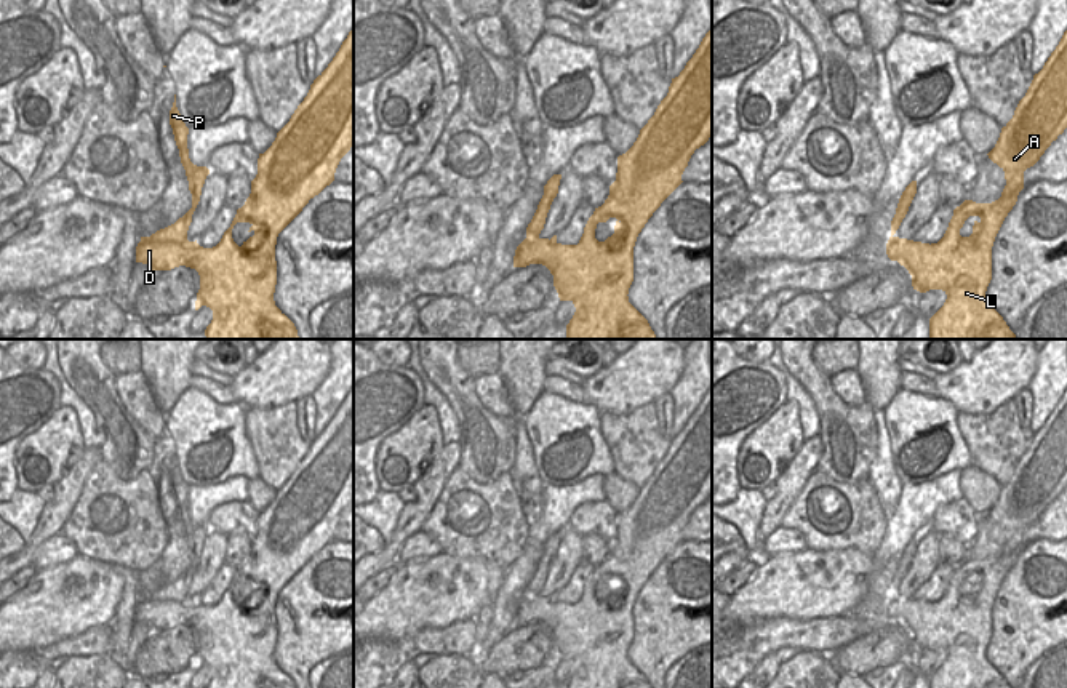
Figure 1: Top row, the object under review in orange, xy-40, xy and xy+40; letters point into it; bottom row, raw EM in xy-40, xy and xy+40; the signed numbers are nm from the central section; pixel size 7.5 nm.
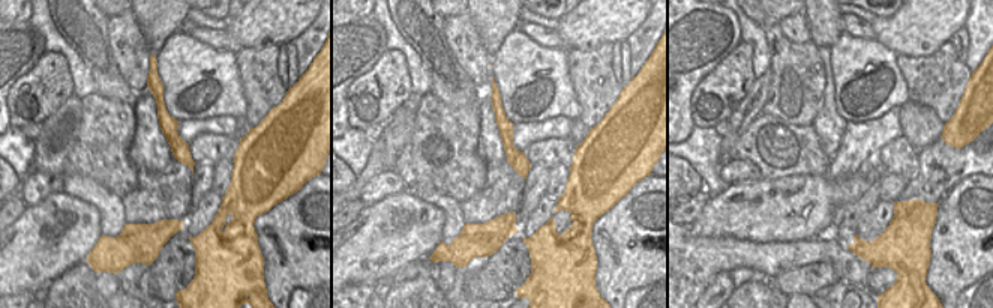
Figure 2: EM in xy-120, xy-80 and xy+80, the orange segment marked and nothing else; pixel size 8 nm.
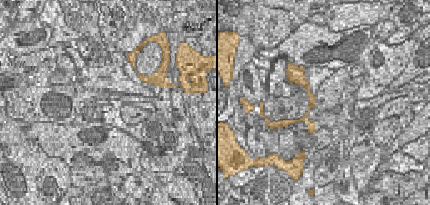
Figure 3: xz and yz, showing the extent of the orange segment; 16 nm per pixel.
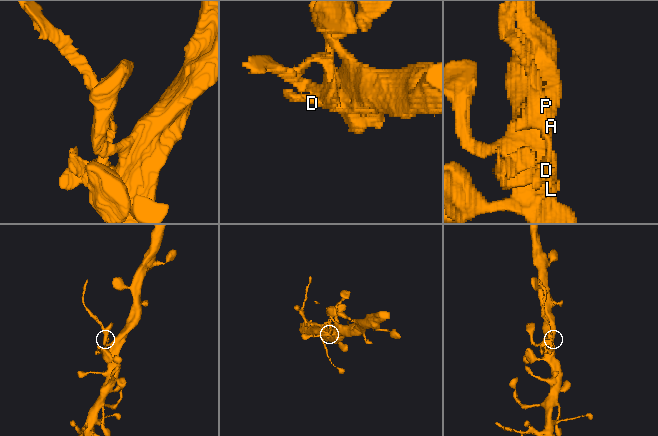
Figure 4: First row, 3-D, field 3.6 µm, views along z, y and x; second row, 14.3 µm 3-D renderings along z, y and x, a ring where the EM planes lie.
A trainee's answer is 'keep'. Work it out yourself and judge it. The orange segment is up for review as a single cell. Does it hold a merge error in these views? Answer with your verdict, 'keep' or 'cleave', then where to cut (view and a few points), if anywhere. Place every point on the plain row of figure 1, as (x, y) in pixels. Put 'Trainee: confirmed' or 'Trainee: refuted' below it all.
cleave; cut in xy-40 along (191, 600), (187, 605), (191, 618), (184, 623)
Trainee: refuted

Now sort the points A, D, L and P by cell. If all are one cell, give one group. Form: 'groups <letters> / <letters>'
groups A L / D P

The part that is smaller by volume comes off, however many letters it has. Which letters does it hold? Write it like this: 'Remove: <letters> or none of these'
Remove: D, P

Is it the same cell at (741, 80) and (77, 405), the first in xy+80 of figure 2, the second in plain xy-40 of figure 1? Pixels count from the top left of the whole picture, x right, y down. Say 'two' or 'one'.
two

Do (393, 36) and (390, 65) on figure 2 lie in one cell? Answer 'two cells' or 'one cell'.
two cells

